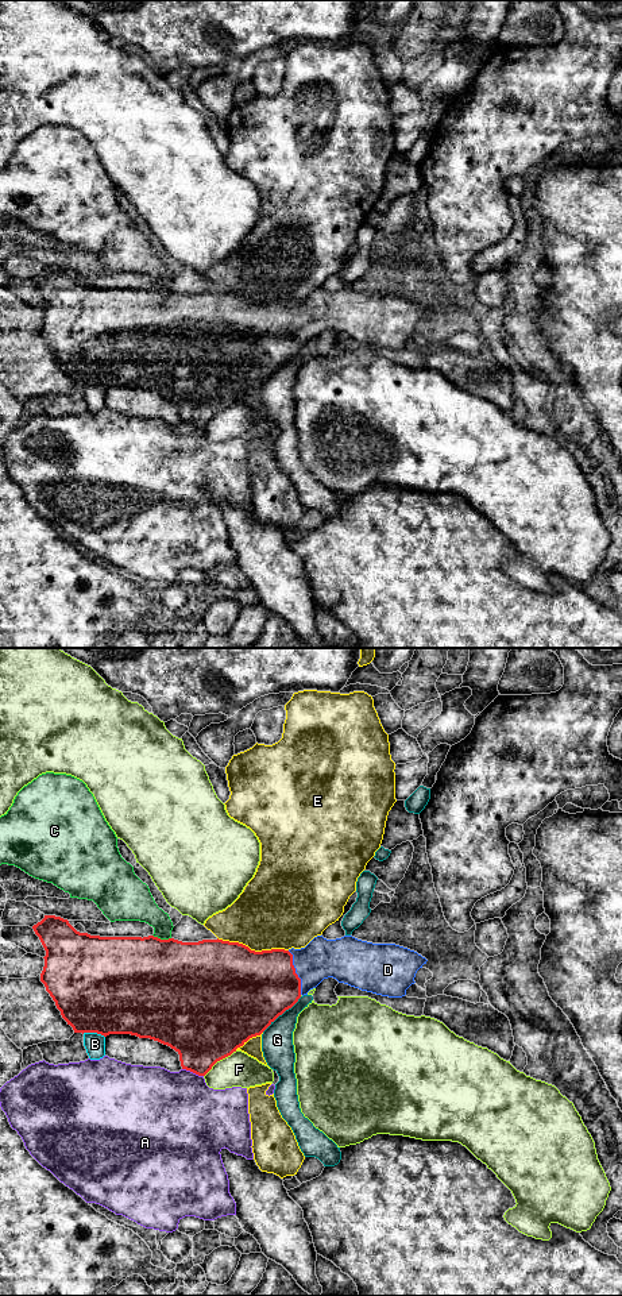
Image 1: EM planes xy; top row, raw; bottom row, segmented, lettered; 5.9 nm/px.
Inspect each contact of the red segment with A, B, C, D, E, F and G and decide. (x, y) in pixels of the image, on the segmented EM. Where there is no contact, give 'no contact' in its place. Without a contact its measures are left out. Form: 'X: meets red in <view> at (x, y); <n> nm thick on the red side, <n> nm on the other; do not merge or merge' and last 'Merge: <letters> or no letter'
A: meets red in xy at (193, 1072); 380 nm thick on the red side, 460 nm on the other; do not merge
B: meets red in xy at (93, 1032); 500 nm thick on the red side, 130 nm on the other; do not merge
C: meets red in xy at (162, 940); 500 nm thick on the red side, 190 nm on the other; do not merge
D: meets red in xy at (294, 972); 440 nm thick on the red side, 240 nm on the other; merge
E: meets red in xy at (252, 951); 500 nm thick on the red side, 420 nm on the other; do not merge
F: meets red in xy at (219, 1060); 500 nm thick on the red side, 200 nm on the other; do not merge
G: meets red in xy at (281, 1014); 480 nm thick on the red side, 190 nm on the other; do not merge
Merge: D

